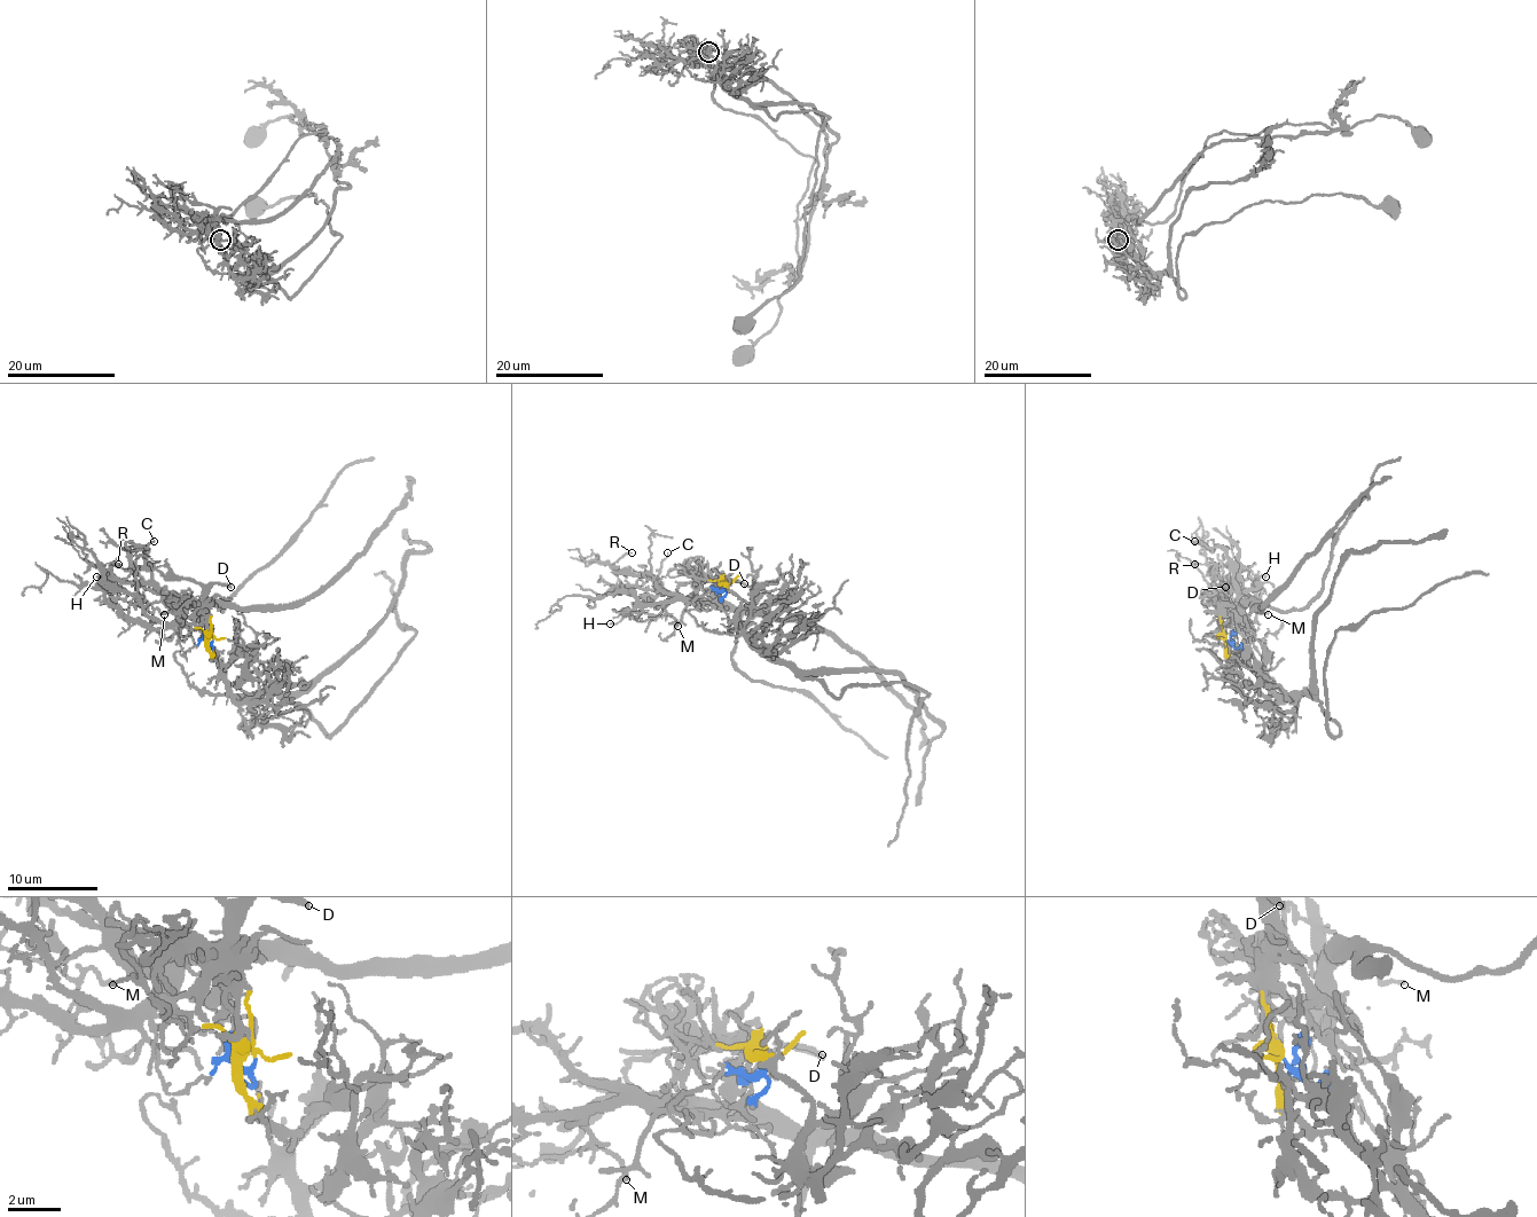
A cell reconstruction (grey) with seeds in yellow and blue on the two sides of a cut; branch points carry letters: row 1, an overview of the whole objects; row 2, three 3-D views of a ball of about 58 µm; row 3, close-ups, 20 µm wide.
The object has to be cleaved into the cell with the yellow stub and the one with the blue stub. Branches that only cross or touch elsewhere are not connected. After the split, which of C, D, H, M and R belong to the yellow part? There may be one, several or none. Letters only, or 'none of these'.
none of these

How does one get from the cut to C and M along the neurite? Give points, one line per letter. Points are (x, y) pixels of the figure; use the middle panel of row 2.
C: (727, 583), (720, 590), (718, 588), (708, 602), (690, 602), (671, 595), (659, 583), (659, 567), (668, 552)
M: (727, 583), (722, 590), (699, 595), (692, 602), (683, 599), (666, 604), (664, 609), (677, 627)

